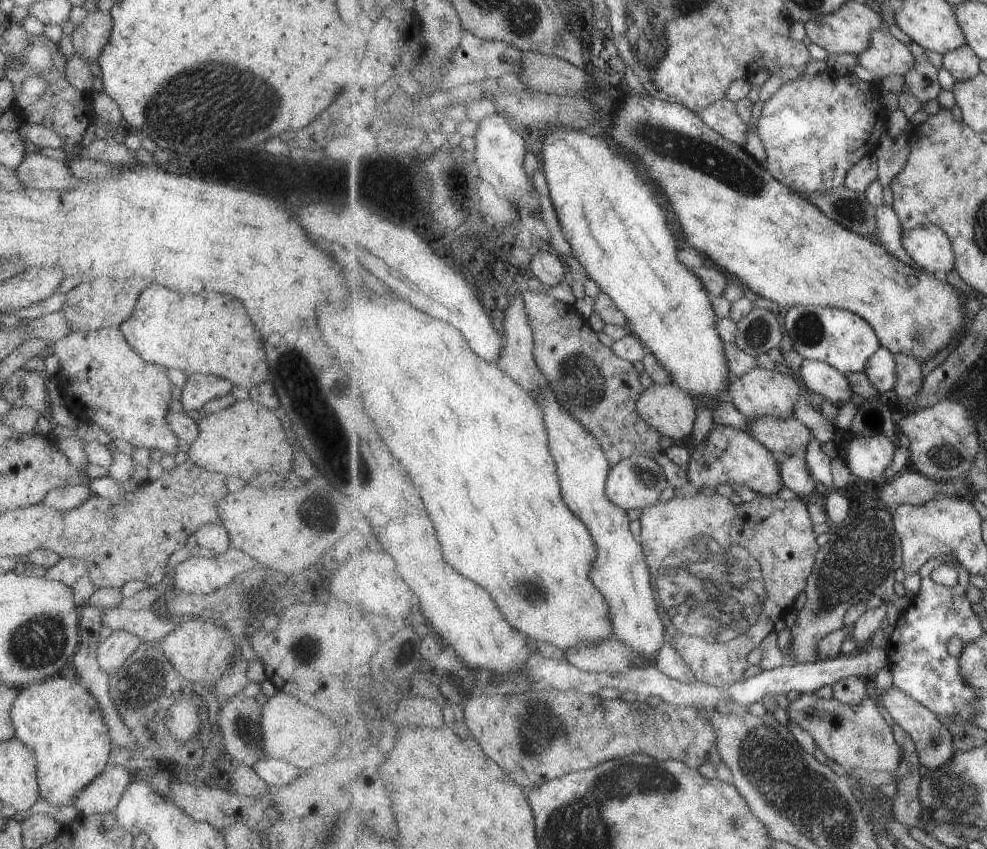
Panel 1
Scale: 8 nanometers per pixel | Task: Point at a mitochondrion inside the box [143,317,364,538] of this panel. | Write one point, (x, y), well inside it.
(310, 396)

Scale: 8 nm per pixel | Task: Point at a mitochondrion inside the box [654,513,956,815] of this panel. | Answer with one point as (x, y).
(860, 562)

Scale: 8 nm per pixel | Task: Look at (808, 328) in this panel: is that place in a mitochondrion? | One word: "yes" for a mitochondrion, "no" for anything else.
yes

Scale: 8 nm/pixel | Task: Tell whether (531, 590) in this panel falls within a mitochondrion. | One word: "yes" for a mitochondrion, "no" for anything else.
yes

